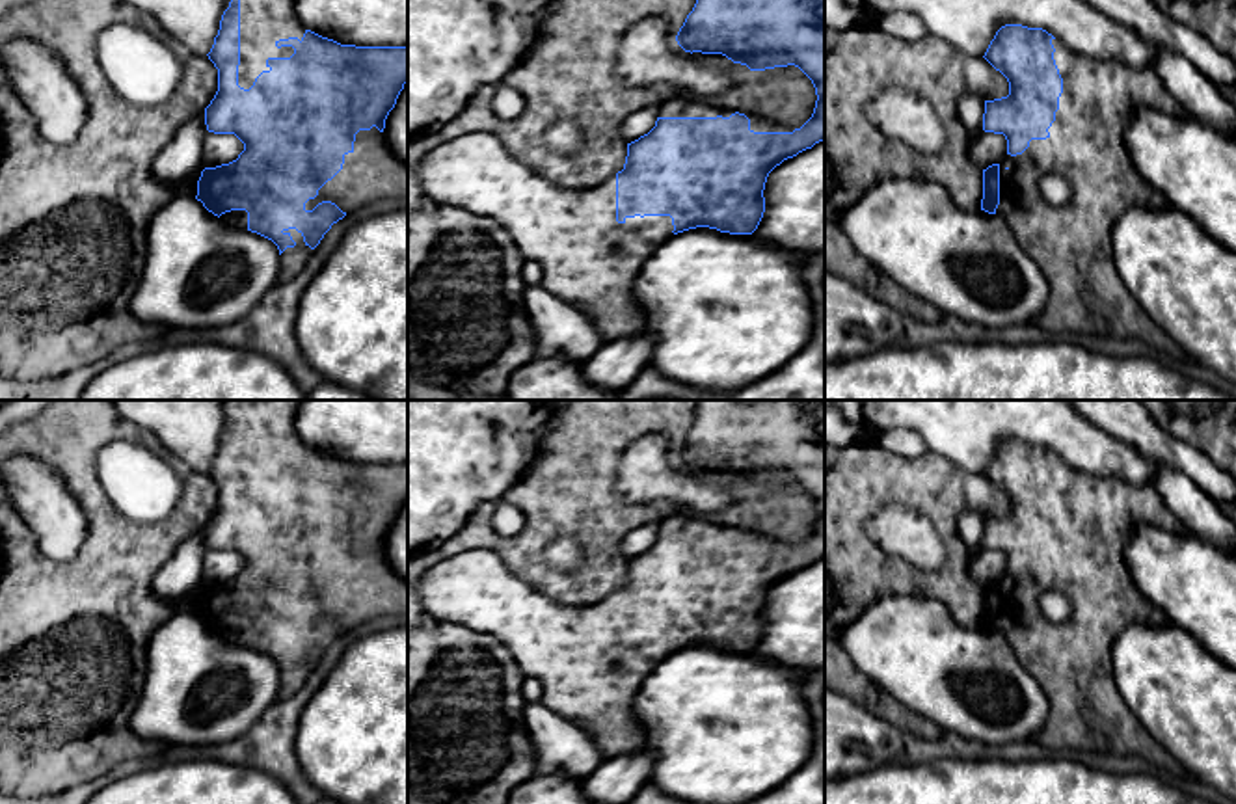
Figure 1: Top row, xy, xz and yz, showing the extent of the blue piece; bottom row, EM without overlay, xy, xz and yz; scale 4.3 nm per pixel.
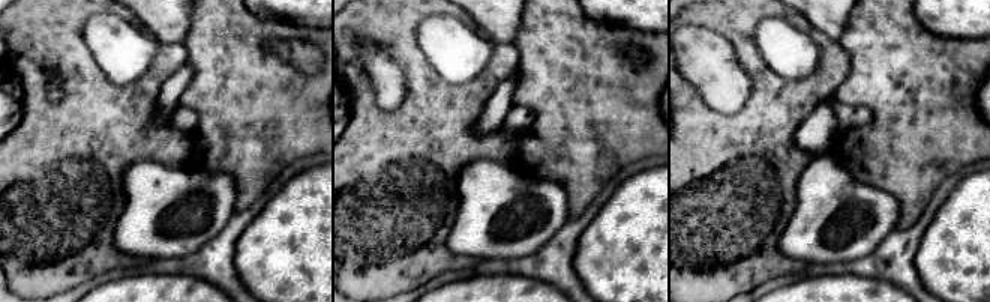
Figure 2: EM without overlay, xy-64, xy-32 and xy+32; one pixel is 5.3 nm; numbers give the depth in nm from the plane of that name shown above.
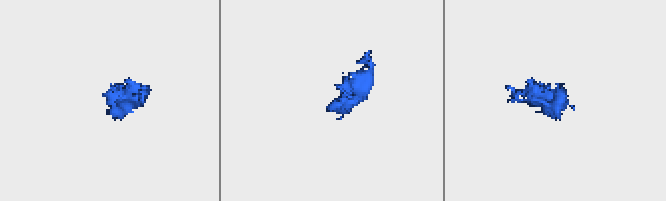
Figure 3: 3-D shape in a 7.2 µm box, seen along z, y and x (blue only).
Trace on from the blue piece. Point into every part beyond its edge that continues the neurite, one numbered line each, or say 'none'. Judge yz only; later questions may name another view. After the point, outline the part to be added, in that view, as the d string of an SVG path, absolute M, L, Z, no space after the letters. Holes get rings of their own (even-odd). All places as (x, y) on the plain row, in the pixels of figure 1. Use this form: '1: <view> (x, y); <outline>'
1: yz (1071, 661); M1052 456L1054 476L1063 495L1063 510L1055 538L1048 545L1046 556L1031 556L1029 564L1016 573L1005 571L1000 579L1000 622L996 631L1005 636L1024 670L1039 683L1048 702L1044 726L1035 739L1052 754L1063 750L1135 754L1167 778L1184 767L1149 735L1139 718L1126 707L1115 685L1111 668L1111 648L1119 633L1130 623L1165 625L1169 618L1150 603L1135 586L1126 566L1126 543L1135 525L1147 523L1169 532L1186 532L1178 517L1163 502L1154 486L1132 486L1124 478L1096 478L1070 469L1059 456ZM1046 590L1059 590L1070 601L1072 612L1067 622L1050 622L1039 607L1039 597Z

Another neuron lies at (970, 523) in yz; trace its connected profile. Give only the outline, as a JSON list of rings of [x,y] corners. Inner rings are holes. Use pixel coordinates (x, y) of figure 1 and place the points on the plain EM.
[[[962,512],[959,516],[959,532],[972,553],[985,551],[983,530],[985,530],[985,517],[979,516],[977,512]]]

